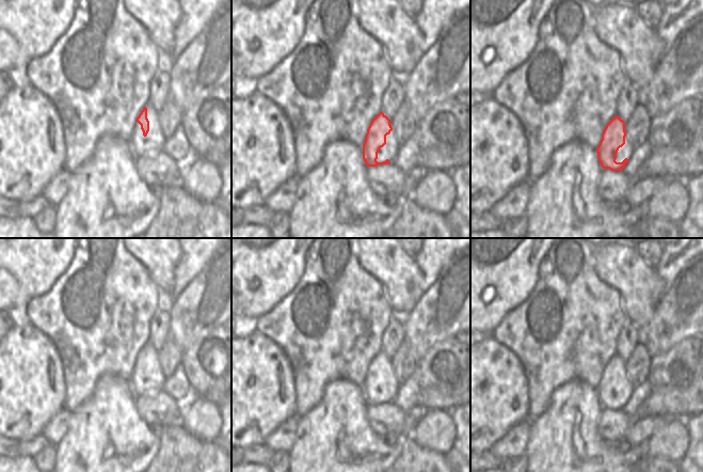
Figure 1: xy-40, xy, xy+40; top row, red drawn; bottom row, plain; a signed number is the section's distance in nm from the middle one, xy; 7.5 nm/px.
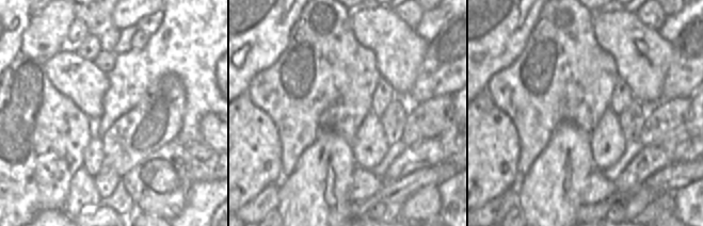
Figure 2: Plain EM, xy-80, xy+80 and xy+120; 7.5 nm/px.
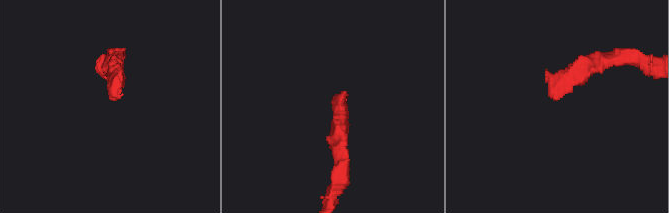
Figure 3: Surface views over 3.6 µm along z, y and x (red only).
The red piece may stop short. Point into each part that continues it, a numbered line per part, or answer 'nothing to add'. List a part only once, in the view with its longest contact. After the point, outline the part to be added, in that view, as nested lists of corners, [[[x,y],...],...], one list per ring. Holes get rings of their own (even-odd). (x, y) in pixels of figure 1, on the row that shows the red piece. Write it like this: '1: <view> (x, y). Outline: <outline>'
nothing to add

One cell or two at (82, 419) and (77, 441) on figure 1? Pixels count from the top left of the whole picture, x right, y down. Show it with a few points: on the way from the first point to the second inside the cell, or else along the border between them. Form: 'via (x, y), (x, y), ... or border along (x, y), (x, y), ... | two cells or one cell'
via (82, 424), (80, 436) | one cell

